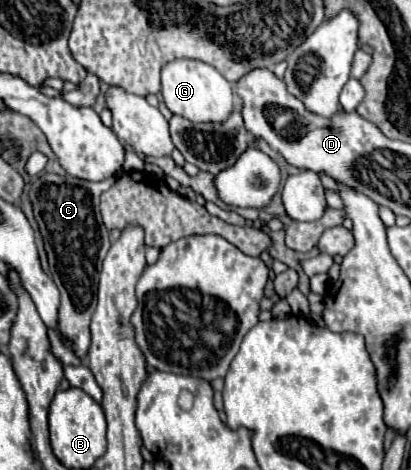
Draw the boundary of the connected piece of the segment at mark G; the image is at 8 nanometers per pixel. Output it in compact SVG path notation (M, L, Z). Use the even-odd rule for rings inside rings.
M174 59L162 67L162 97L174 115L186 117L194 123L224 121L234 103L232 85L212 65L196 59Z

